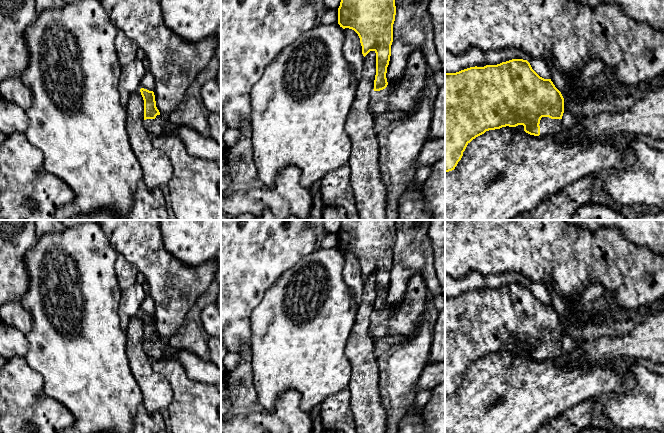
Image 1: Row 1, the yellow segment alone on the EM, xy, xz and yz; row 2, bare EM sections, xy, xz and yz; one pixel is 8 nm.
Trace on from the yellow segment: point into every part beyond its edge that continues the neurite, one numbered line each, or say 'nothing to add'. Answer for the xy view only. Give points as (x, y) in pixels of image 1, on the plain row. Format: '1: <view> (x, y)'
1: xy (197, 369)

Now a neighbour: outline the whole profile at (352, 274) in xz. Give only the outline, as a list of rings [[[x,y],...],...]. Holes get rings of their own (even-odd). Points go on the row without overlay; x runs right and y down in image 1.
[[[349,252],[344,253],[345,264],[343,267],[343,280],[353,292],[354,300],[358,303],[364,291],[365,281],[358,258]]]

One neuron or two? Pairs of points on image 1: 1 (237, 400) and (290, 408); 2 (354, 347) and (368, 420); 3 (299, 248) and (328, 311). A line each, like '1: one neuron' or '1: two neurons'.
1: one neuron
2: one neuron
3: two neurons

